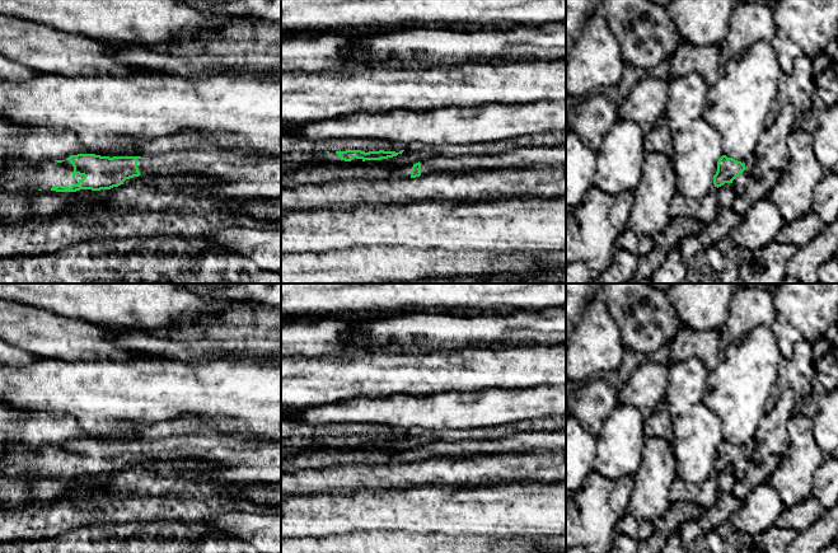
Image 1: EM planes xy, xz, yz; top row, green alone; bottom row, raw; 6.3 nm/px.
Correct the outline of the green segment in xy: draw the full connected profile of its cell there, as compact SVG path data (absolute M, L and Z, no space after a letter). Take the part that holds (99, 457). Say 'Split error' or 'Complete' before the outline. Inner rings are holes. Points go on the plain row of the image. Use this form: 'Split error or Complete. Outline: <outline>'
Split error. Outline: M196 436L154 442L109 442L95 439L78 439L69 441L66 445L42 445L37 449L22 442L0 445L0 473L9 477L111 474L123 469L126 464L139 460L146 463L197 460L212 465L212 470L209 473L186 473L184 479L192 482L215 479L237 484L281 483L281 442L267 440L240 440L234 436L215 436L212 439Z

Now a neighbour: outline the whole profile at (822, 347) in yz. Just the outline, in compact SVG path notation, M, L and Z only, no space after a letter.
M824 336L819 341L816 341L811 347L811 355L814 360L820 358L821 356L829 353L830 345L827 337Z

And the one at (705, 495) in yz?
M713 472L702 483L692 483L679 478L674 478L670 489L670 500L673 503L685 501L701 506L703 510L710 509L717 501L718 473Z

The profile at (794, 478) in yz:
M811 412L791 414L787 431L788 447L767 481L778 492L786 509L813 496L815 472L825 460L814 439Z

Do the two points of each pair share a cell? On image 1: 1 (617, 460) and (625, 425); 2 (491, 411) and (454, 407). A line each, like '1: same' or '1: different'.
1: same
2: same

